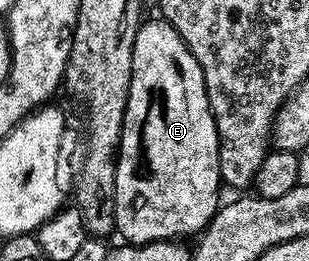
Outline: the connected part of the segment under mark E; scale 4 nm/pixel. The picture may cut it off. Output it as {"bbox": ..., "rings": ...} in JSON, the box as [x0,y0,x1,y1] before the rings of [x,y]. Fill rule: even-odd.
{"bbox":[115,18,221,244],"rings":[[[162,18],[151,20],[140,28],[134,29],[135,41],[131,47],[131,81],[129,82],[129,98],[127,108],[124,111],[124,124],[120,134],[119,148],[115,158],[116,164],[116,198],[115,198],[115,229],[116,233],[123,235],[122,238],[128,244],[152,244],[162,240],[179,240],[194,237],[202,233],[207,223],[215,217],[221,207],[219,200],[219,188],[221,189],[221,177],[219,175],[219,135],[215,119],[209,106],[209,94],[205,90],[205,74],[201,70],[201,62],[193,58],[193,50],[185,46],[181,34],[169,21]]]}

